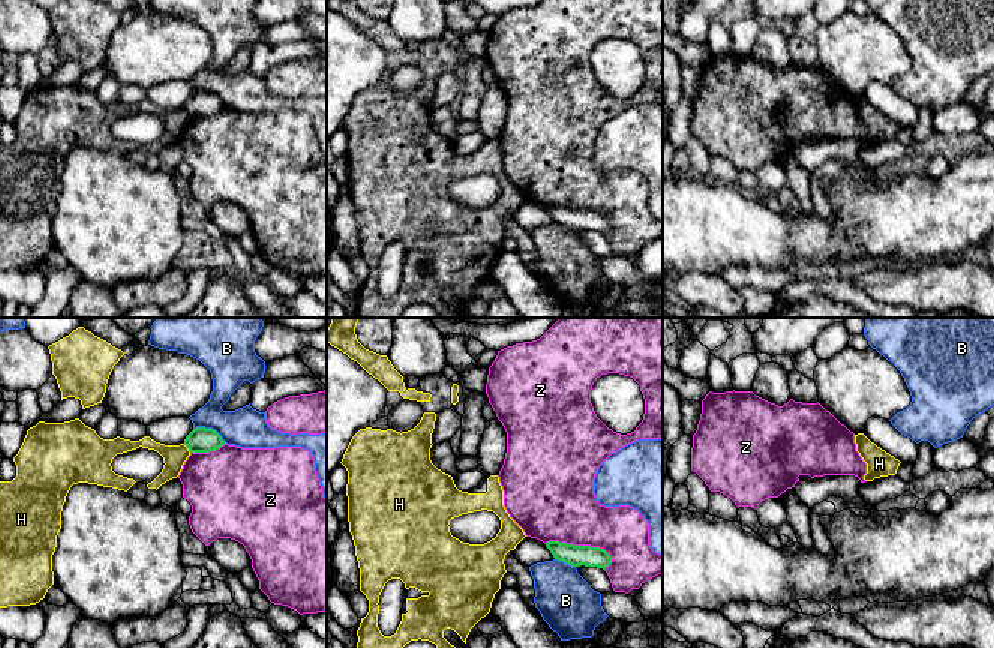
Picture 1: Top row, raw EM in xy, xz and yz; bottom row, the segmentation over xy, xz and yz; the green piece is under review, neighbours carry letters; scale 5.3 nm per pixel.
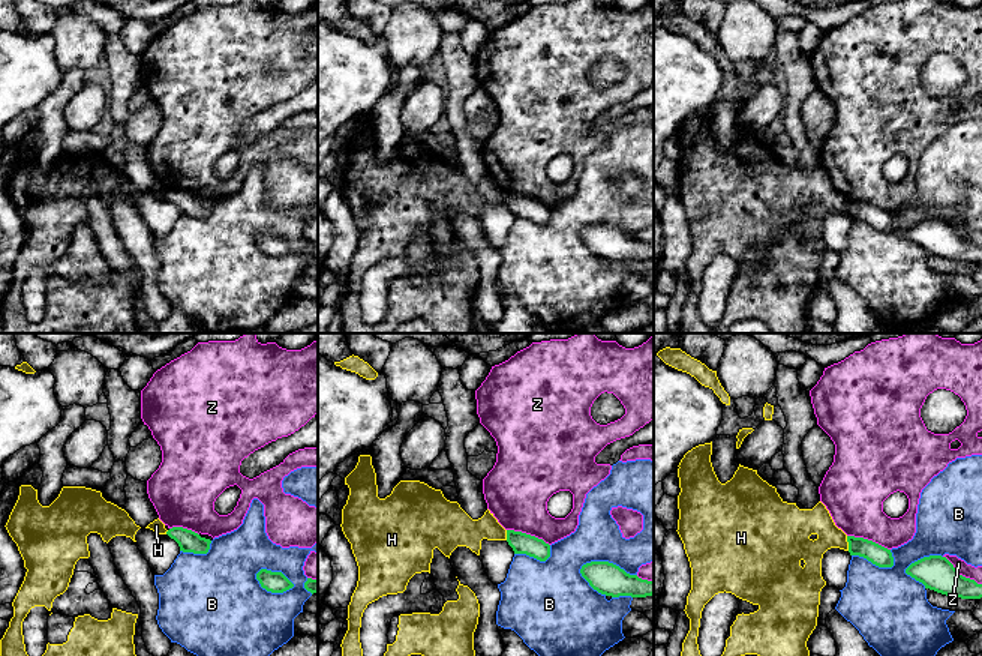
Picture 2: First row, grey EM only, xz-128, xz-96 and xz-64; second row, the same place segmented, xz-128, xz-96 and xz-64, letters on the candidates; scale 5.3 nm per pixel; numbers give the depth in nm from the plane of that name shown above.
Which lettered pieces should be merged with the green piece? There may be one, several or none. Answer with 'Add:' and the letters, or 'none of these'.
Add: none of these

